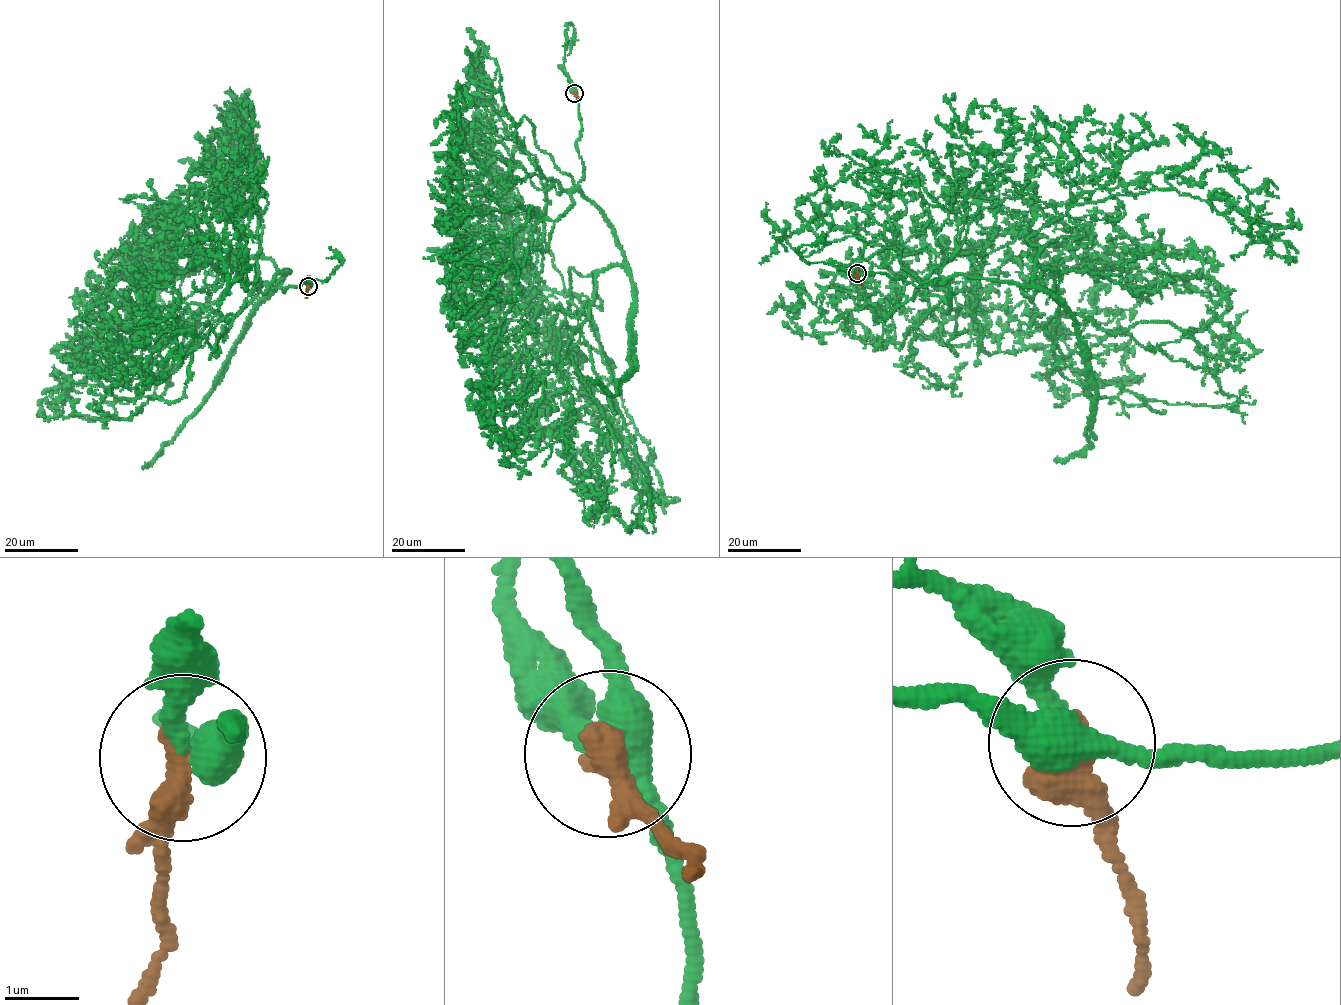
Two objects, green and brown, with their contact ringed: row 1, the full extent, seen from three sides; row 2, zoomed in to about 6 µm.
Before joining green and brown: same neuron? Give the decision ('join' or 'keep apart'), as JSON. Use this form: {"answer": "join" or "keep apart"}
{"answer": "join"}

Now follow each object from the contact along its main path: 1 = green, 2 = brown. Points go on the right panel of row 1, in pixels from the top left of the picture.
1: (857, 272), (942, 279), (948, 311), (912, 280), (924, 243), (893, 312), (828, 322), (799, 293), (802, 338)
2: (857, 273), (860, 286)

